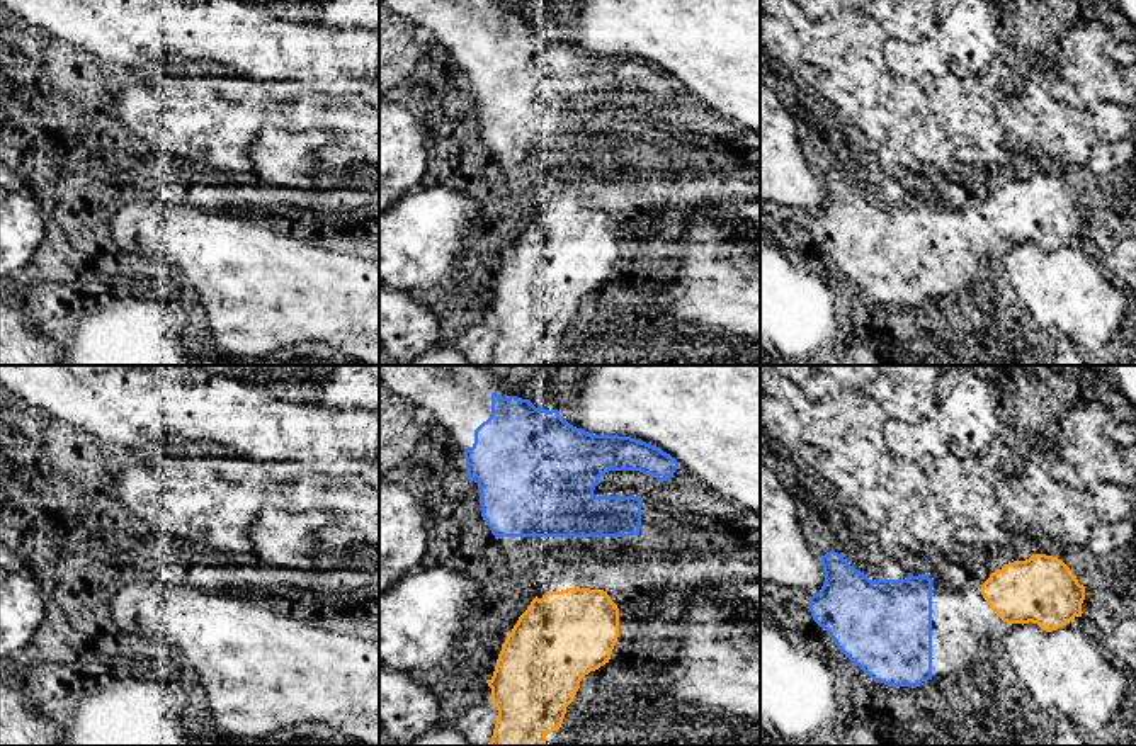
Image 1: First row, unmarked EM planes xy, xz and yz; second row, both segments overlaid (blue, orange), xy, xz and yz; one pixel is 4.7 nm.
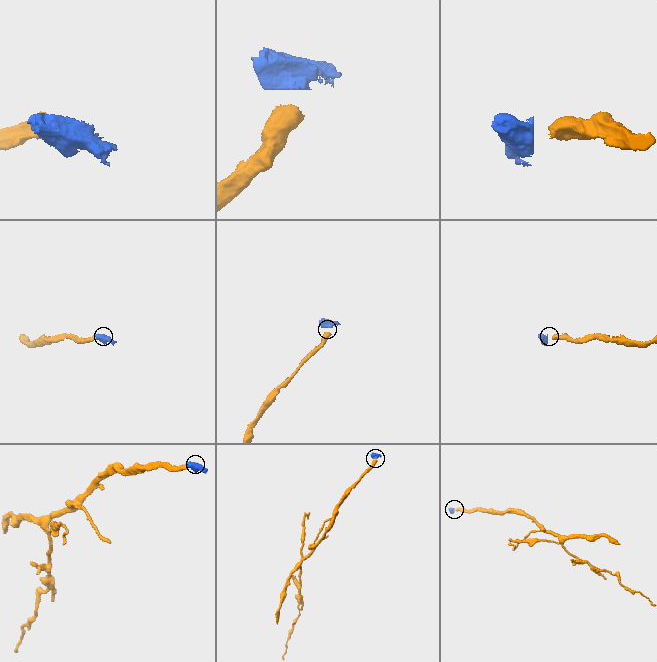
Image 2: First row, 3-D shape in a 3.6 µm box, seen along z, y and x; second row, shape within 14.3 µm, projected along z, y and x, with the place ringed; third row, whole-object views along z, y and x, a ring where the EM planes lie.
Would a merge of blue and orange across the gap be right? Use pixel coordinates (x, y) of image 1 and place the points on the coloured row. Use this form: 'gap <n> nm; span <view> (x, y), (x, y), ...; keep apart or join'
gap 240 nm; span xz (577, 536), (577, 587); join

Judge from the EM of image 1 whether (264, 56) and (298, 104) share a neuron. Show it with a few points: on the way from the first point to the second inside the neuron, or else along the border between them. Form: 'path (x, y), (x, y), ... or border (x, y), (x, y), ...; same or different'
border (267, 80), (281, 80), (284, 84); different

